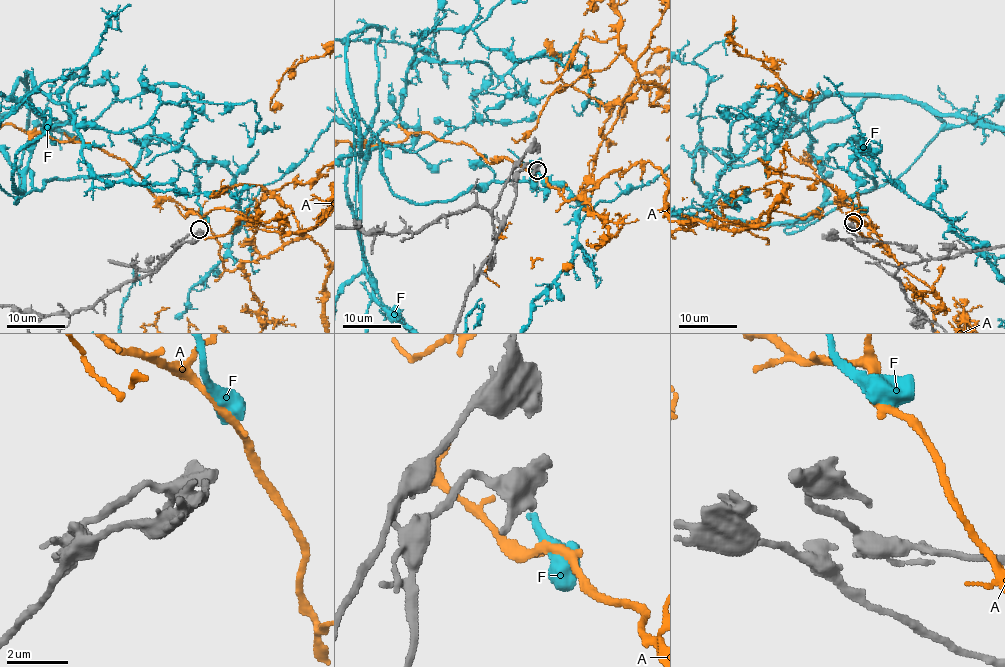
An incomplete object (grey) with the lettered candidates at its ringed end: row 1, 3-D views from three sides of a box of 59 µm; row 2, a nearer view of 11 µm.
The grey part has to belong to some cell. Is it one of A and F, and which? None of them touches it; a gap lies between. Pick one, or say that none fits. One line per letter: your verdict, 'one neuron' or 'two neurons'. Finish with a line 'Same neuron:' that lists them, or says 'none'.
A: one neuron
F: two neurons
Same neuron: A

